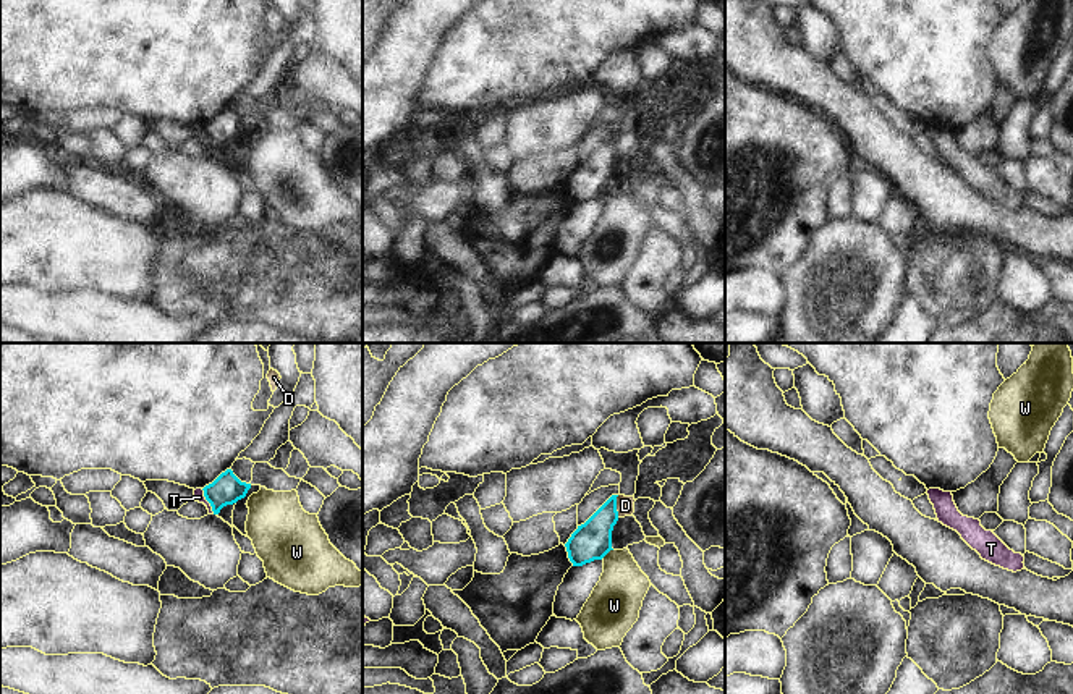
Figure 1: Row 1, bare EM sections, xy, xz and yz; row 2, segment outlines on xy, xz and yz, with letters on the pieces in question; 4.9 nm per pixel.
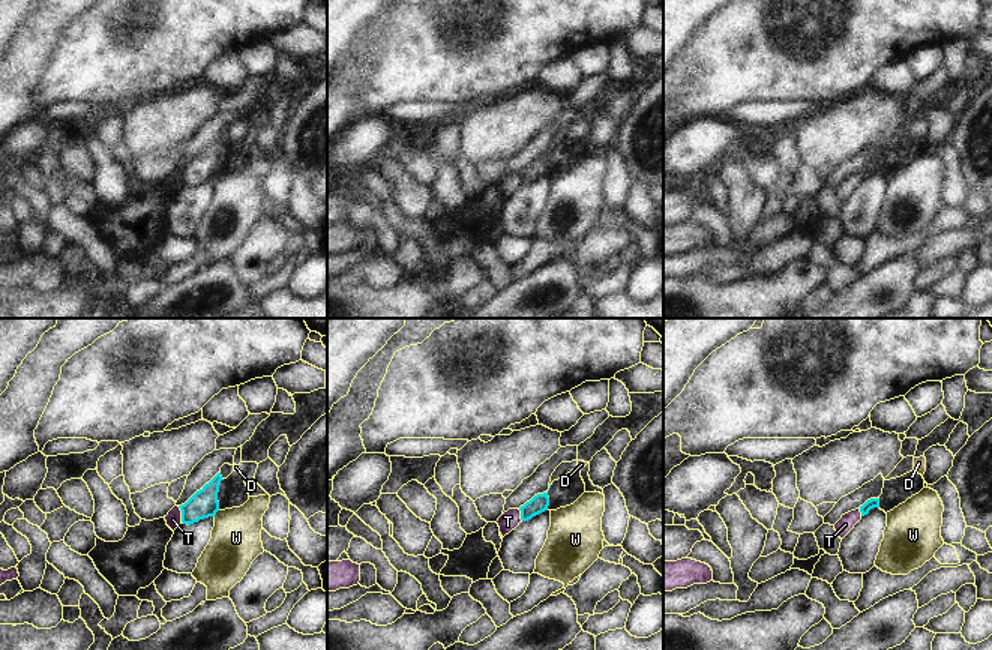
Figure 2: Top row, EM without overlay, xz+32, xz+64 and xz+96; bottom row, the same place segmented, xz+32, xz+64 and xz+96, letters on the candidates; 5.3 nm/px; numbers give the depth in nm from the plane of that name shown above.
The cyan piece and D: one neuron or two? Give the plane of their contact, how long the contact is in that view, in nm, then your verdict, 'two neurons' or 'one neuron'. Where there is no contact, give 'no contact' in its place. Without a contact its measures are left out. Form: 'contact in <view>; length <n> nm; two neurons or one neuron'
contact in xz; length 110 nm; two neurons

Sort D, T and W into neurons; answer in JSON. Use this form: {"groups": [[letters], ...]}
{"groups": [["D"], ["T"], ["W"]]}

